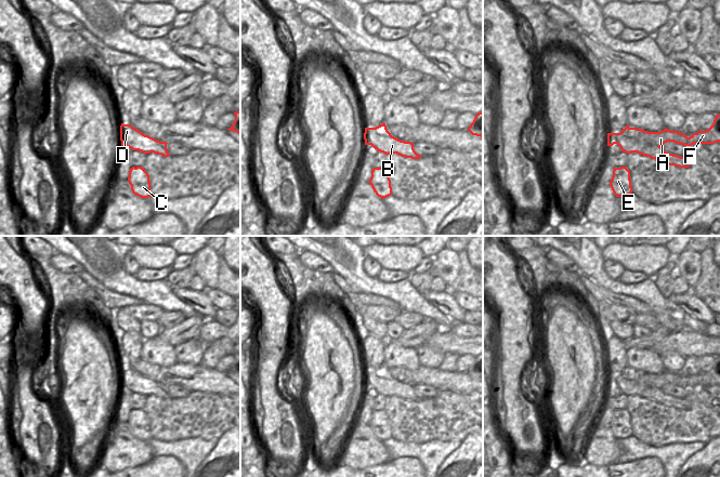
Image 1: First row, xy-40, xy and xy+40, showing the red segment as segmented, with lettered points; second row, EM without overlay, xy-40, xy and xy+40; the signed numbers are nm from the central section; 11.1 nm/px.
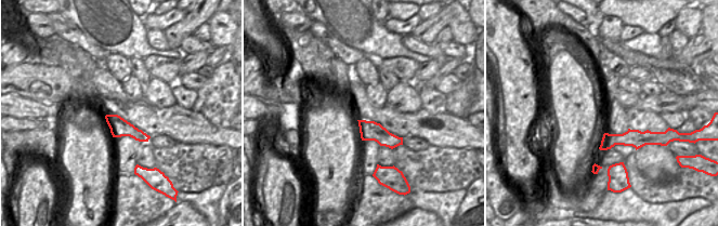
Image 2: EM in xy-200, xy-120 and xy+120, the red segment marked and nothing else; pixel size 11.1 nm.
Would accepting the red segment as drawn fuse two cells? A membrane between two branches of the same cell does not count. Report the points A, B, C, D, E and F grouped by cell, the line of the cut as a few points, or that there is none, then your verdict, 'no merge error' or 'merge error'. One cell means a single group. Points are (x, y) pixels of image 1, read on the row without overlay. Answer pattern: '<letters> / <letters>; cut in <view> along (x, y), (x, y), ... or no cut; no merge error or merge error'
A C E F / B D; cut in xy+40 along (637, 379), (641, 383), (659, 388); merge error

